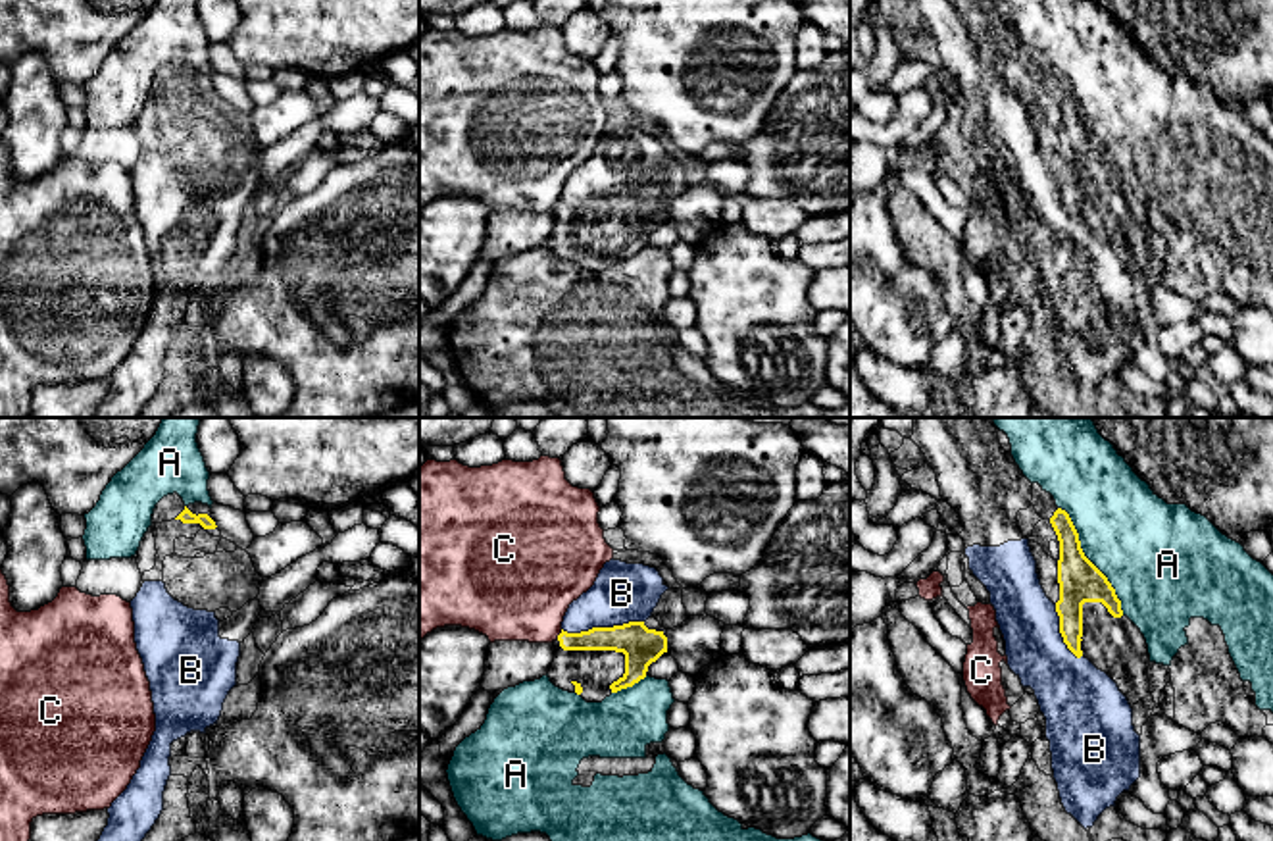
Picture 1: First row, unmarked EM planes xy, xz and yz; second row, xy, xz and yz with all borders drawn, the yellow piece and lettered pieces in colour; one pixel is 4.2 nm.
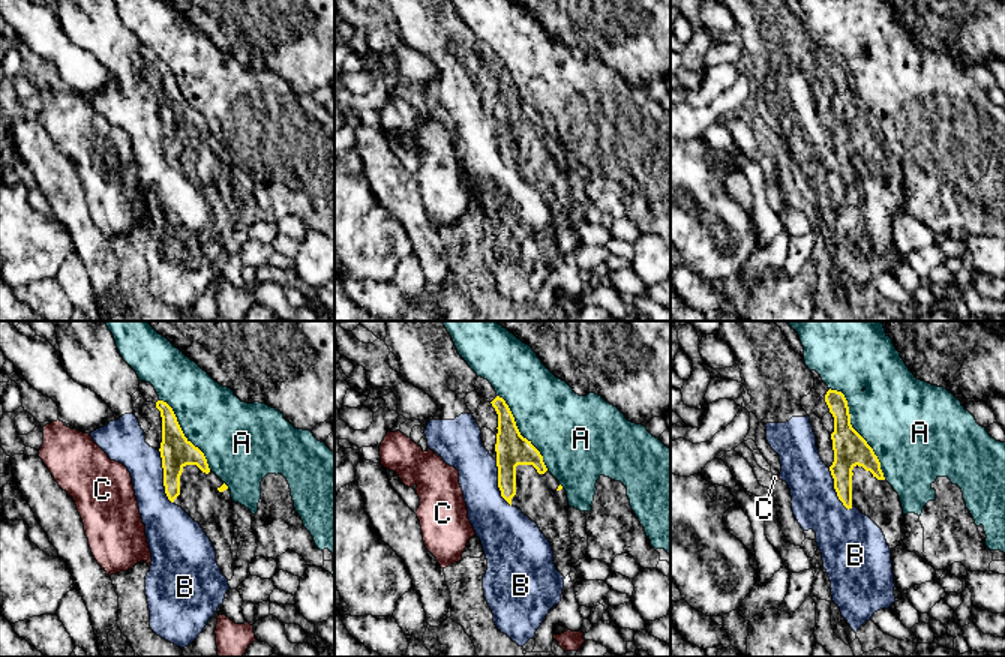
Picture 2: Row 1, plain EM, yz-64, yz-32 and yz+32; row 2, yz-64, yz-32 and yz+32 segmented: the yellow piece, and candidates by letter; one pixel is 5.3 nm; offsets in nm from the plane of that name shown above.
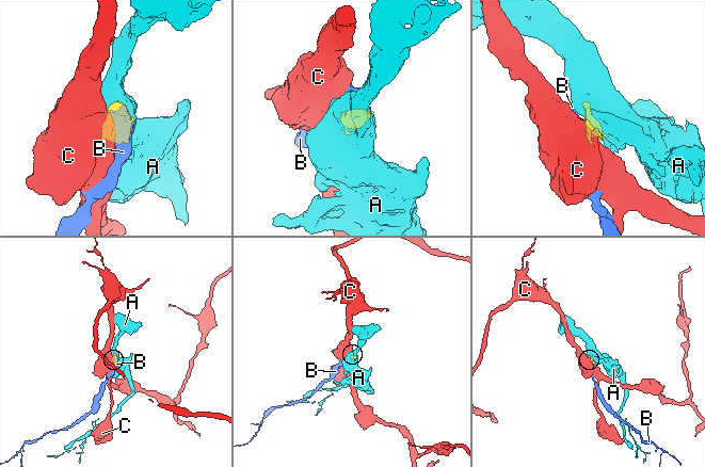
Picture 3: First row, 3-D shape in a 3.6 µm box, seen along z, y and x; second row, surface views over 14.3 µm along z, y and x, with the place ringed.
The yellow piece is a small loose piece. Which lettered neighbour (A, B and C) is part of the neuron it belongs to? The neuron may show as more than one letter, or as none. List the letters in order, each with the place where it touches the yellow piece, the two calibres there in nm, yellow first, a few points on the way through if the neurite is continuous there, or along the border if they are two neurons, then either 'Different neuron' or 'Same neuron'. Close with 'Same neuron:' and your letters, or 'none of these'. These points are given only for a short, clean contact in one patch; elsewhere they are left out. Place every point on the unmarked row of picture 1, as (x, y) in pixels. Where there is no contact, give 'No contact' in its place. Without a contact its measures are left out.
A: Touches yellow at yz (1089, 129). Thickness 180 nm (yellow) against 420 nm. Different neuron
B: Touches yellow at xz (602, 197). Thickness 160 nm (yellow) against 240 nm. Same neuron
C: Touches yellow at xz (560, 203). Thickness 110 nm (yellow) against 420 nm. Boundary: xz (562, 199), (556, 206). Different neuron
Same neuron: B

